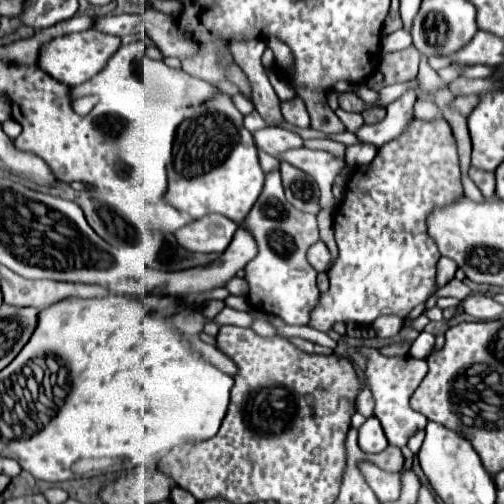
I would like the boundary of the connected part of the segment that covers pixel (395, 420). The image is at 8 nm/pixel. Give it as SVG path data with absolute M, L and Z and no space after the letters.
M367 346L357 348L357 354L365 360L365 382L375 400L375 418L381 422L389 444L403 448L407 440L427 424L427 418L409 406L411 394L427 374L427 362L413 356L383 356L377 348Z

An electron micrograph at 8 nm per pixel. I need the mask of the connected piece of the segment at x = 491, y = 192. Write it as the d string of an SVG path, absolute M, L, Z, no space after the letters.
M469 168L469 178L475 182L475 186L481 190L485 198L495 196L495 174L493 172L483 172L477 168Z

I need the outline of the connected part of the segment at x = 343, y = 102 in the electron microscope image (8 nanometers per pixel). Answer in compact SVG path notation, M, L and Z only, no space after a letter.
M341 92L339 94L339 108L347 110L347 112L363 112L365 108L369 108L369 104L365 104L355 92Z

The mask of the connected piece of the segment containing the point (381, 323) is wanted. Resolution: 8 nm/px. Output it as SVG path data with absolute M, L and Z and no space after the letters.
M381 316L373 322L373 330L379 338L393 338L399 334L403 320L399 320L397 316Z

